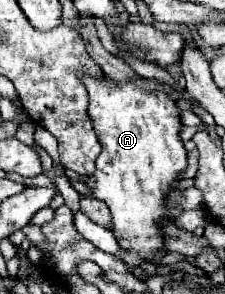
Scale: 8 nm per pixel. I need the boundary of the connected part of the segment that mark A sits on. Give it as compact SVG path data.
M78 72L78 78L90 94L88 114L102 144L88 188L94 198L108 204L114 236L124 250L142 258L162 254L164 236L158 222L164 218L164 196L186 168L186 150L178 136L180 110L164 90L140 88L136 80L114 82L106 76L96 80L84 72Z

